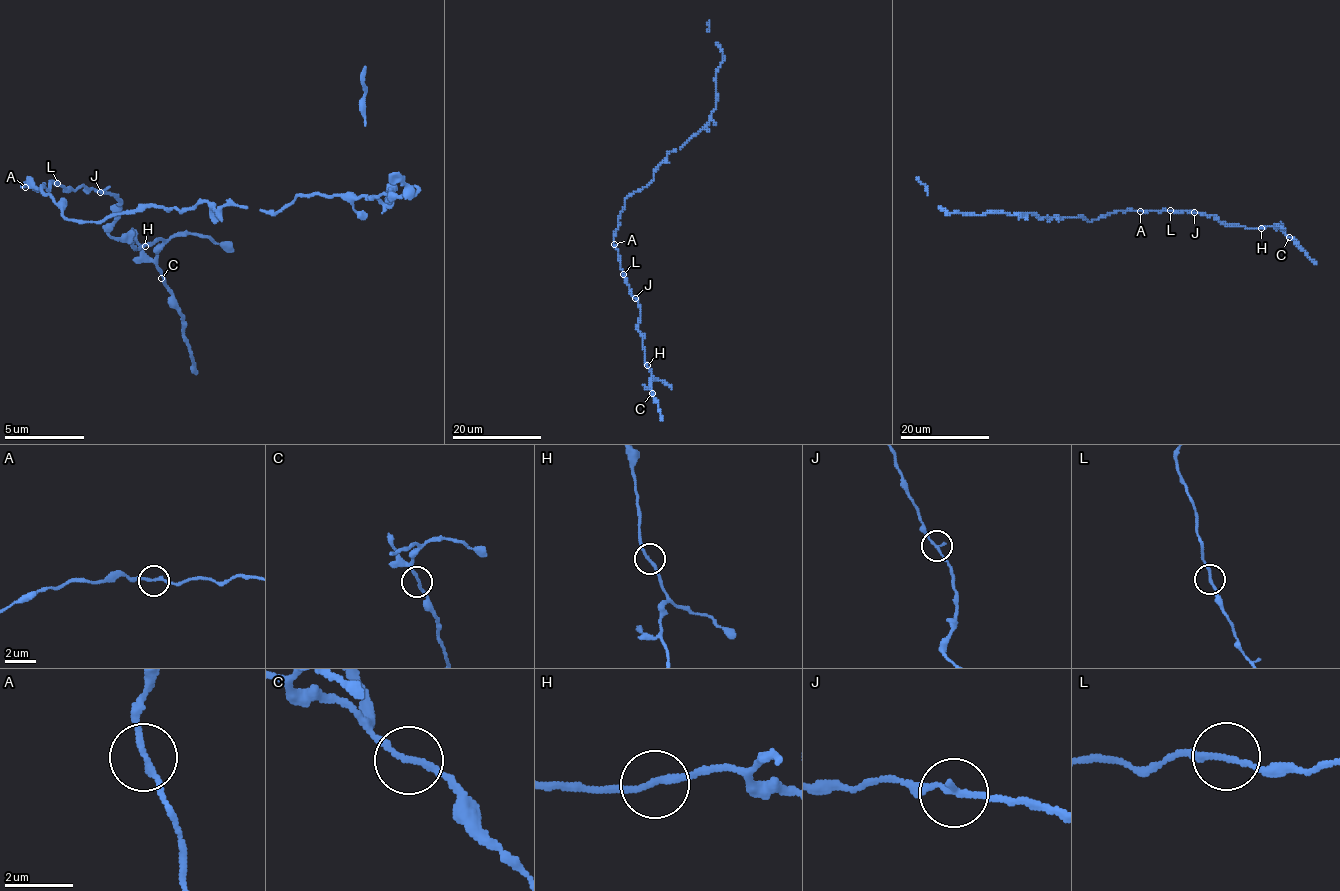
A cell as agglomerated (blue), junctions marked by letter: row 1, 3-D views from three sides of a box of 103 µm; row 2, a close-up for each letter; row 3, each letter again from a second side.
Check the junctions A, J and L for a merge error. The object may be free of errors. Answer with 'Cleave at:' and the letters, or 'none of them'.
Cleave at: none of them

